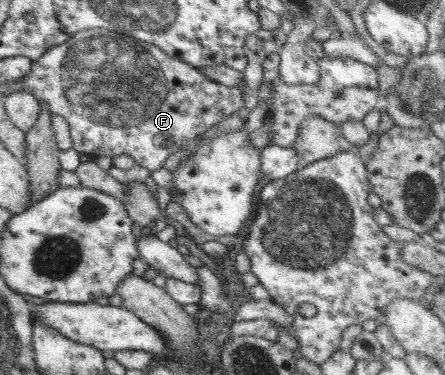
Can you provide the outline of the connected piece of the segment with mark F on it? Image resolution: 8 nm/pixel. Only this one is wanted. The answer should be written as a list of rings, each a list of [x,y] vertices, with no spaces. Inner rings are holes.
[[[105,28],[78,31],[65,43],[47,48],[39,59],[32,60],[31,69],[21,81],[23,90],[43,100],[52,114],[67,120],[72,148],[79,154],[111,159],[129,155],[151,173],[162,169],[170,155],[197,141],[207,129],[244,107],[239,87],[217,83],[156,45]]]

